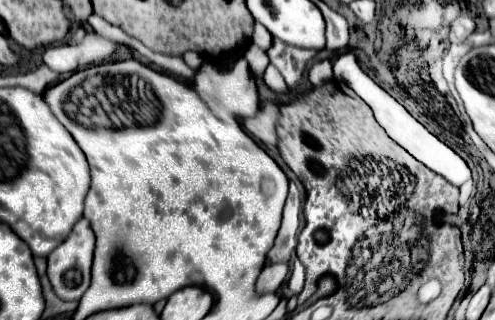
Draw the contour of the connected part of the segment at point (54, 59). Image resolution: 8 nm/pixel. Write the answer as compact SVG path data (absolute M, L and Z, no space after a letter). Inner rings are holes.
M87 31L85 39L79 45L57 45L45 49L43 61L57 73L69 73L109 59L117 51L117 47L119 43L105 39L95 31Z

